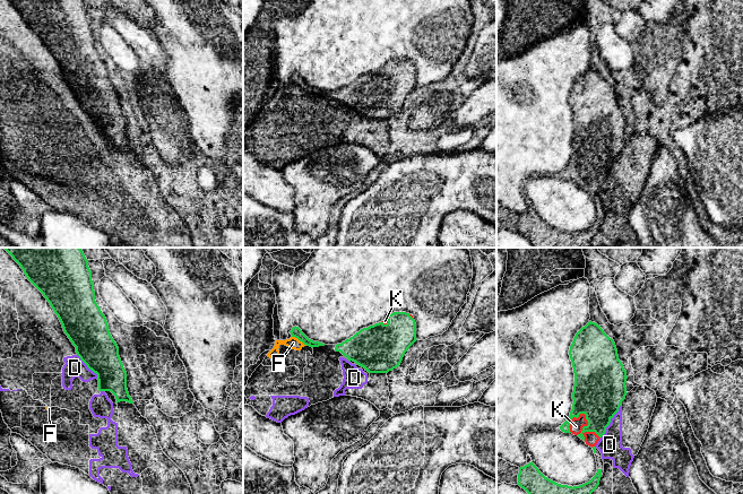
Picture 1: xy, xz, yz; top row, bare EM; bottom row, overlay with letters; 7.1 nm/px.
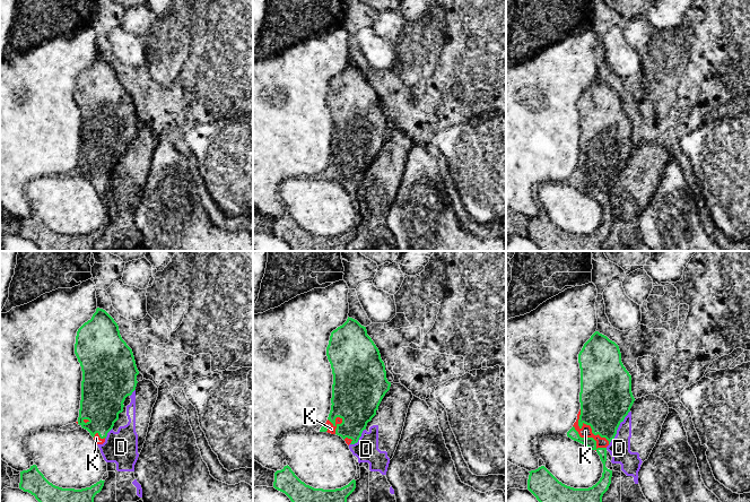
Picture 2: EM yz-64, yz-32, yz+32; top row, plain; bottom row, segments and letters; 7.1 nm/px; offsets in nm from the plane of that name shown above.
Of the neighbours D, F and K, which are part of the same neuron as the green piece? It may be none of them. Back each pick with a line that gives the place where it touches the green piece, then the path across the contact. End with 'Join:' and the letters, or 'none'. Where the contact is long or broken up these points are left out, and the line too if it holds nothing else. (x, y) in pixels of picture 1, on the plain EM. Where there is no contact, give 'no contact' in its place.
K: contact yz (588, 171)
Join: K

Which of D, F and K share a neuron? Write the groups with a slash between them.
D F / K

